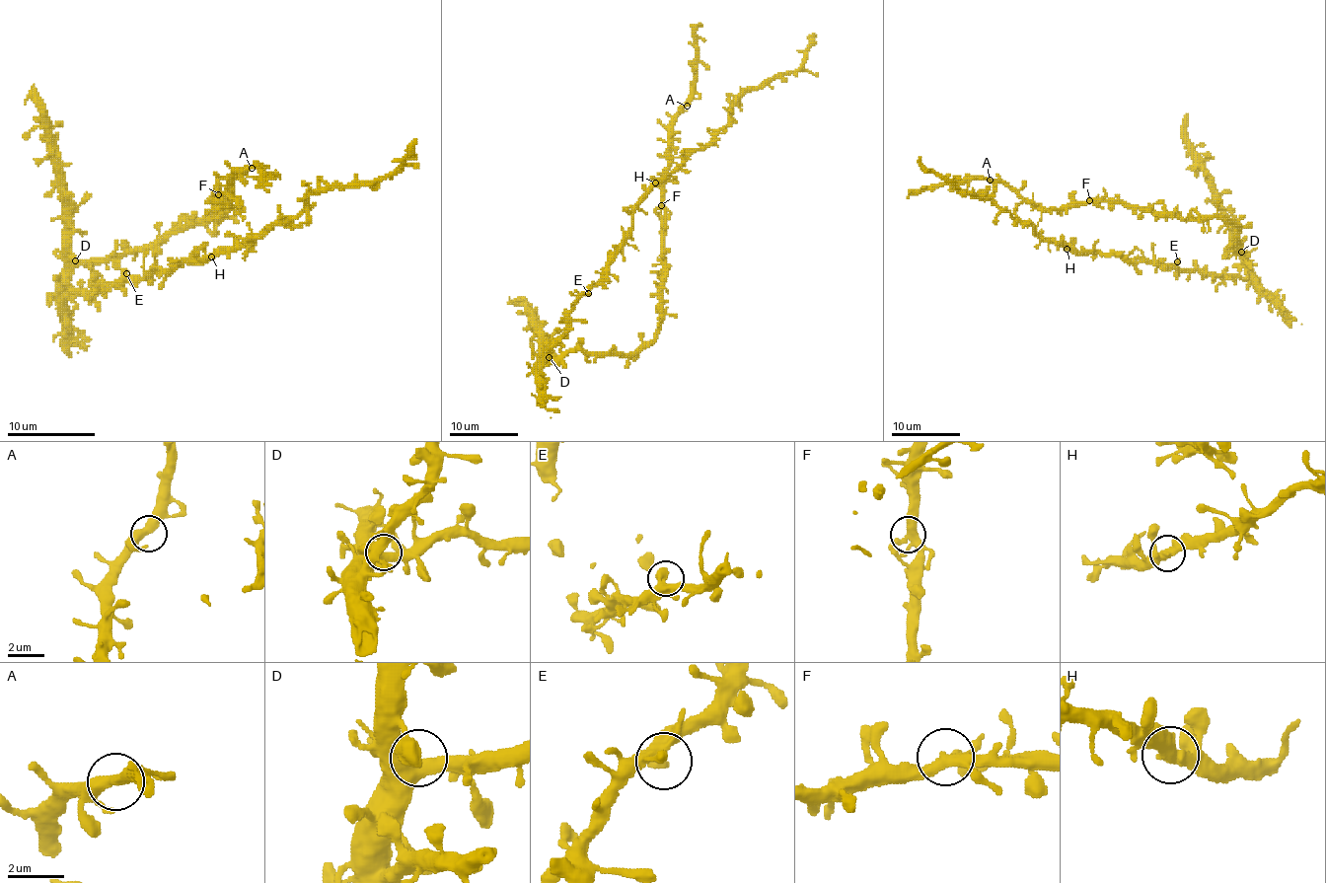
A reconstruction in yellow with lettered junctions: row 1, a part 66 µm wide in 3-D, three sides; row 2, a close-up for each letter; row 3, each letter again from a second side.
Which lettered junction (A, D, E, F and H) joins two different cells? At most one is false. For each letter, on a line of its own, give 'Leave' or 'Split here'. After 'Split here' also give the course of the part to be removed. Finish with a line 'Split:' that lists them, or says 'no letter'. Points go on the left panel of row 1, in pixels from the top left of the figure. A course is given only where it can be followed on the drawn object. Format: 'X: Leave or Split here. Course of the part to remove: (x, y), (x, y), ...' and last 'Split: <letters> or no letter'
A: Leave
D: Leave
E: Leave
F: Leave
H: Leave
Split: no letter

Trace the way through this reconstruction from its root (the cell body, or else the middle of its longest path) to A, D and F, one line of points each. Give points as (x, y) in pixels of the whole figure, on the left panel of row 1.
A: (69, 280), (80, 264), (155, 249), (172, 234), (216, 218), (223, 196), (227, 205), (229, 181), (252, 168)
D: (69, 280), (75, 260)
F: (69, 280), (80, 264), (155, 249), (172, 234), (200, 225), (209, 216), (216, 218), (223, 198), (218, 194)

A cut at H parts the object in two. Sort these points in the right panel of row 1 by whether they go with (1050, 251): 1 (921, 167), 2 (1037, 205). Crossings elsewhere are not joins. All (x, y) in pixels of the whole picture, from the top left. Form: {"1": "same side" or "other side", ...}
{"1": "same side", "2": "other side"}

